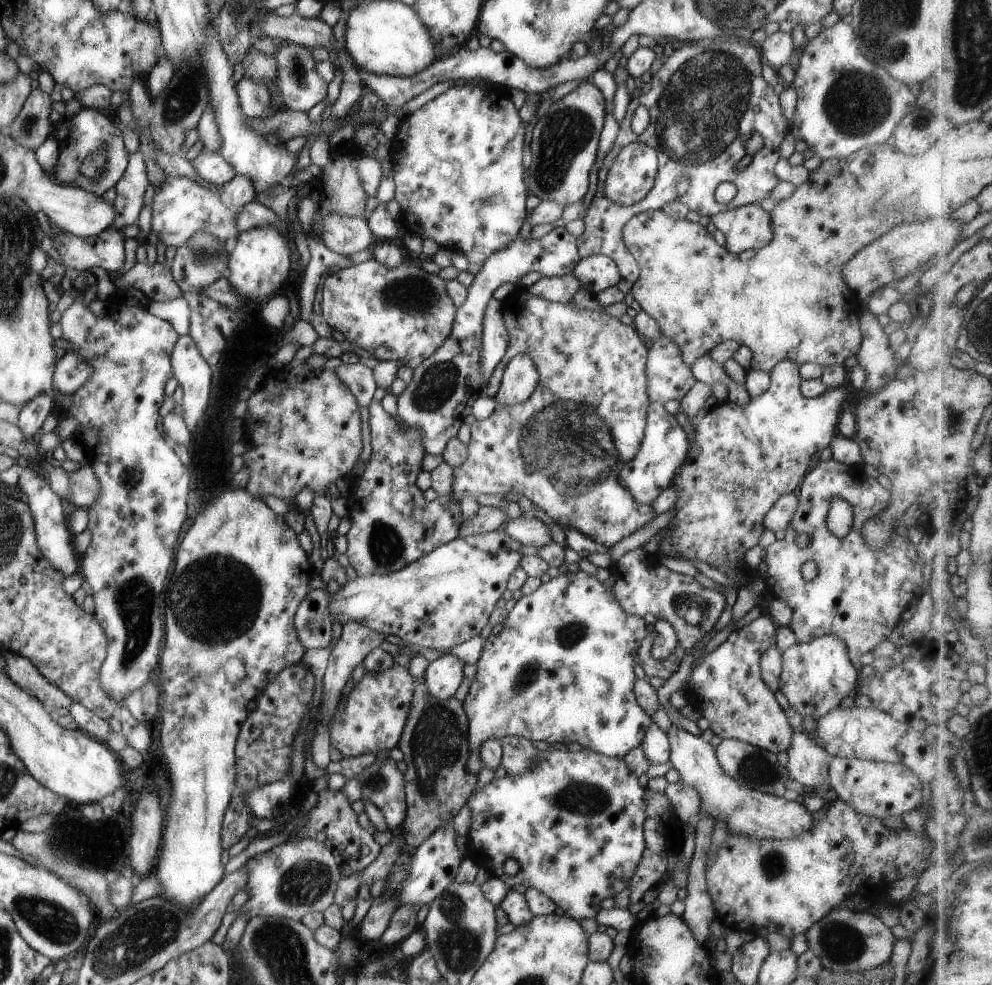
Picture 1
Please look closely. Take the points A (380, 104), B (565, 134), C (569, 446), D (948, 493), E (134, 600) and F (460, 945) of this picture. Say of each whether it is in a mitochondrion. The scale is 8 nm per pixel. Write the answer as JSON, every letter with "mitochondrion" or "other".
{"A":"other","B":"mitochondrion","C":"mitochondrion","D":"other","E":"mitochondrion","F":"mitochondrion"}

